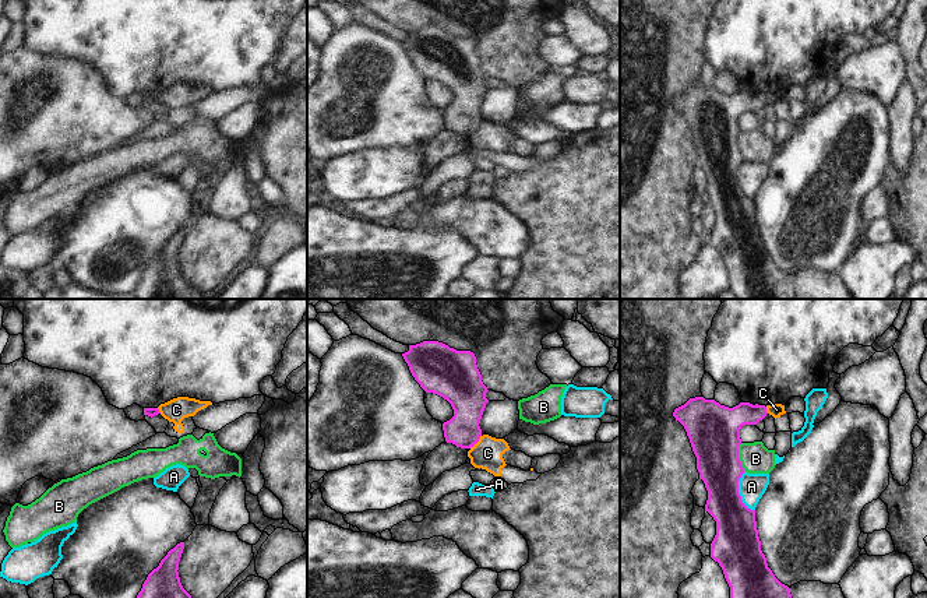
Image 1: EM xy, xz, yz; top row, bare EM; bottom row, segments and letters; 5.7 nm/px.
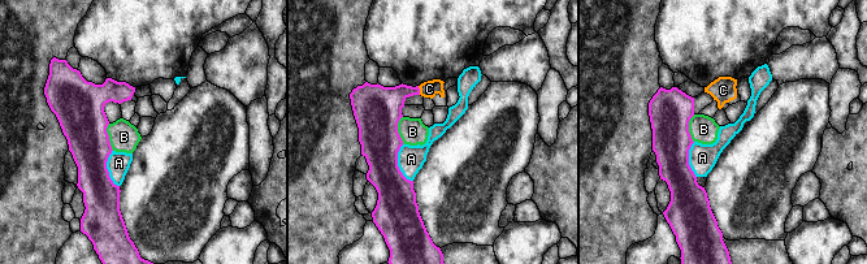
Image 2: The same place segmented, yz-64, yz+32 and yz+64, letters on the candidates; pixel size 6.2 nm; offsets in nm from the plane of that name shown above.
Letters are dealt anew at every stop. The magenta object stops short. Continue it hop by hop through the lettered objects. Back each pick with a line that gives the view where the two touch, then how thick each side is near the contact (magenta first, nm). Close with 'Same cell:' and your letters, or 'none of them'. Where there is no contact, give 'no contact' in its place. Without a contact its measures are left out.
Same cell: none of them

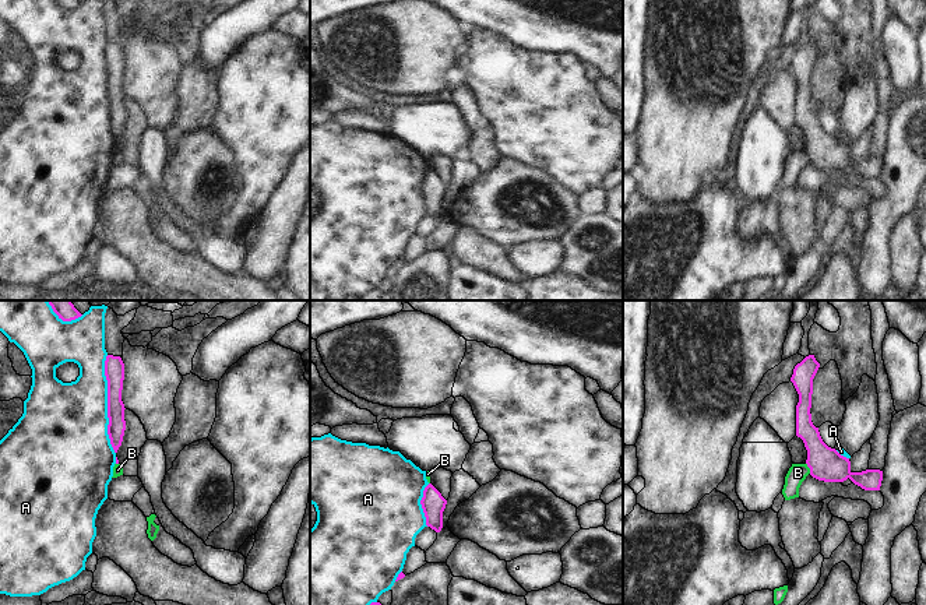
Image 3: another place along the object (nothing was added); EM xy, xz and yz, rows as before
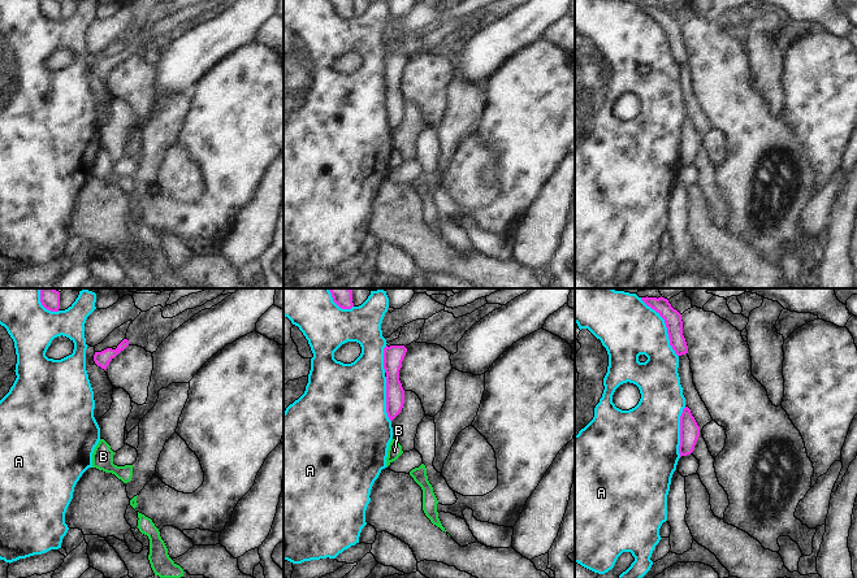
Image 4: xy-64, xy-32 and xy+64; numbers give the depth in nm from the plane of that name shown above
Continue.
Same cell: none of them

